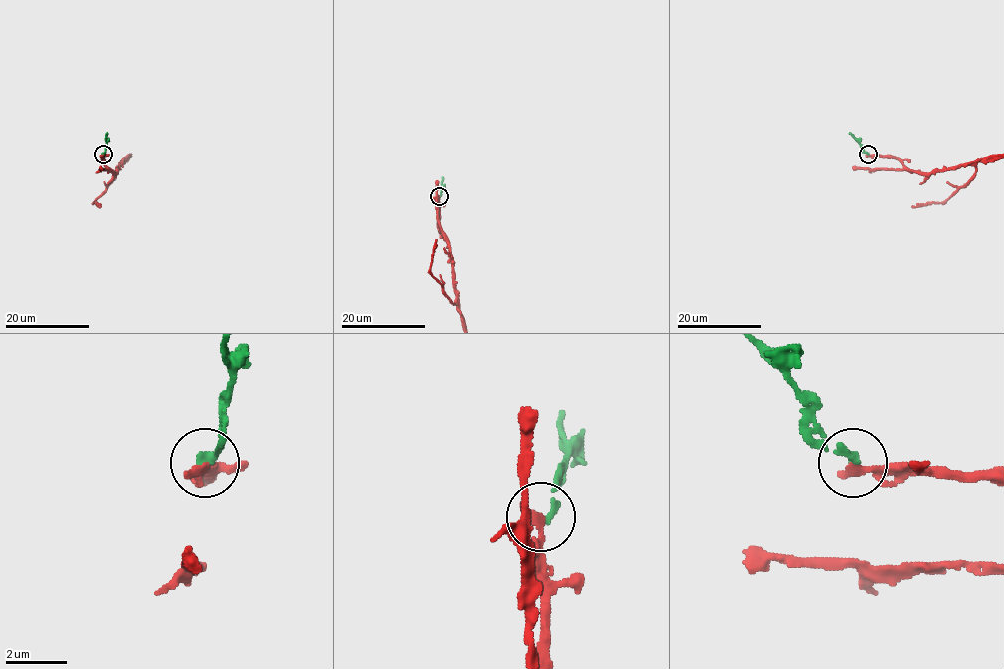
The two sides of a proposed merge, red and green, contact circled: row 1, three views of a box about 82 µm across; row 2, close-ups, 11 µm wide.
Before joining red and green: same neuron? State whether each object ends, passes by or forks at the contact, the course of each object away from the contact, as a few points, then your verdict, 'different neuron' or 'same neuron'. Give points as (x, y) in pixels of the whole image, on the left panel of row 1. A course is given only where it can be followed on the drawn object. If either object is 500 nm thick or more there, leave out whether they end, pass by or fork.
red ends; green ends; course green (102, 155), (107, 133); different neuron

